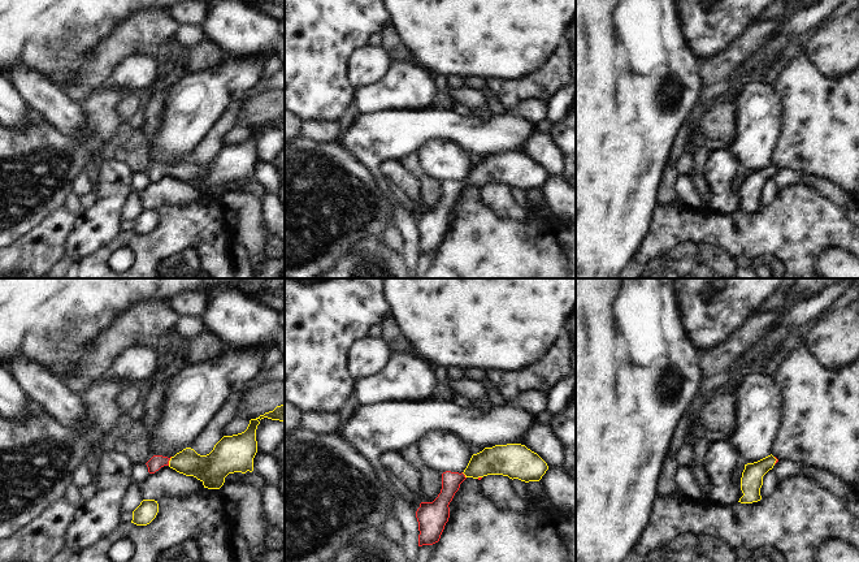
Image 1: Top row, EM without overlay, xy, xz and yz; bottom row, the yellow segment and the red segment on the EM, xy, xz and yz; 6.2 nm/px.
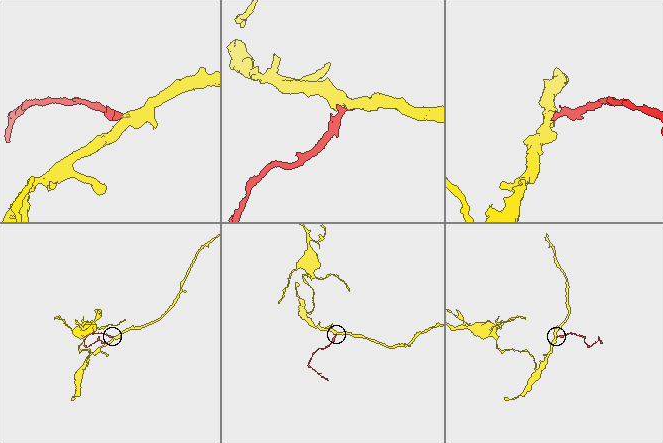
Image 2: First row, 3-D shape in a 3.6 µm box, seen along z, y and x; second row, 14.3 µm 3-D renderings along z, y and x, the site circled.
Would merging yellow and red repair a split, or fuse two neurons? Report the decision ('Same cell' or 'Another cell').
Same cell.

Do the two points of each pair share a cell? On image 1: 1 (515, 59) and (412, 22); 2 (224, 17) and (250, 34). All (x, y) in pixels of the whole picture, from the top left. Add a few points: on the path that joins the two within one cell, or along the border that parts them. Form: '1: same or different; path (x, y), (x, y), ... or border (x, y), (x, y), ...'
1: same; path (489, 33), (478, 22), (438, 22)
2: same; path (230, 21), (243, 31)

